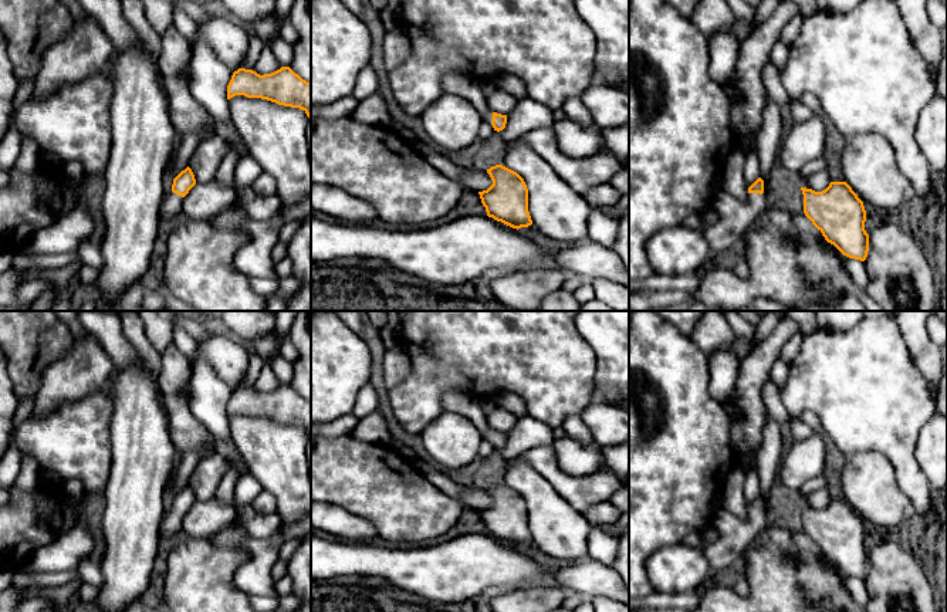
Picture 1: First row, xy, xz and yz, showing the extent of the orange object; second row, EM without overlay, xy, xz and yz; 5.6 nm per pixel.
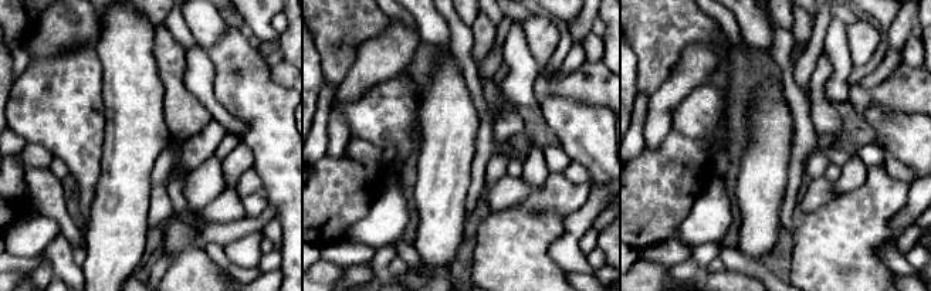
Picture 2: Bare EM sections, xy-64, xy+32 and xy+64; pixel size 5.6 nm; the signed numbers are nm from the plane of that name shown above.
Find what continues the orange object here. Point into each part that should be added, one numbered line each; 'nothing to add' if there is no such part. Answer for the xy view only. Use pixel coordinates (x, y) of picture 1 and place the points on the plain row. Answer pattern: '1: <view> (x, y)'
1: xy (171, 526)

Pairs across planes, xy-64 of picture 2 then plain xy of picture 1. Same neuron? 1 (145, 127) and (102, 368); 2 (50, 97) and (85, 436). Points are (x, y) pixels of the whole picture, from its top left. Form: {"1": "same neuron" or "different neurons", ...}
{"1": "different neurons", "2": "same neuron"}

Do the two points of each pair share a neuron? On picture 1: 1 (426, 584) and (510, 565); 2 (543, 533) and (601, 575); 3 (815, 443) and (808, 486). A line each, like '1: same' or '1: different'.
1: same
2: different
3: different

